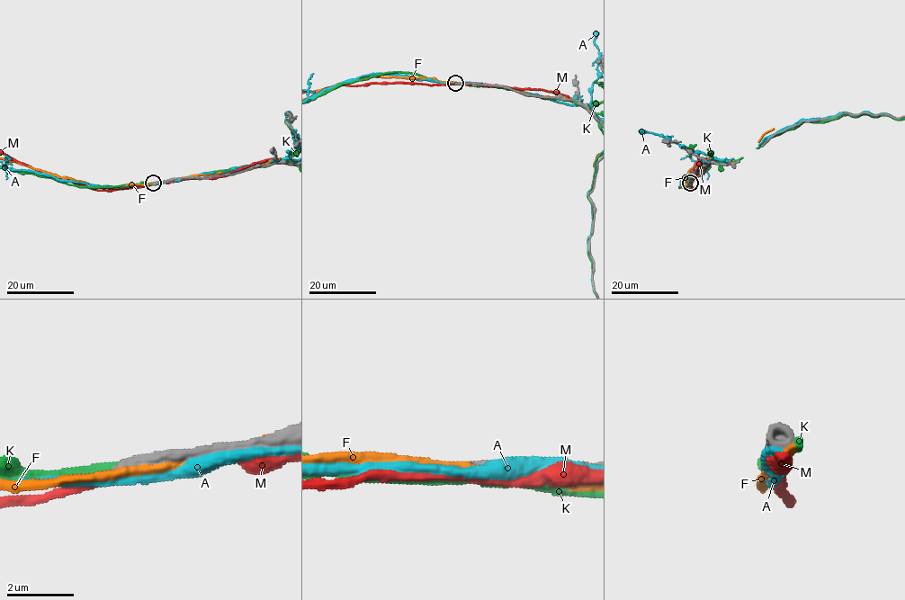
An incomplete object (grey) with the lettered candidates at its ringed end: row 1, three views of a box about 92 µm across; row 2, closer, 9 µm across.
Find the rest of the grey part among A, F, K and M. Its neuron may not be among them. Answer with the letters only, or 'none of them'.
none of them

